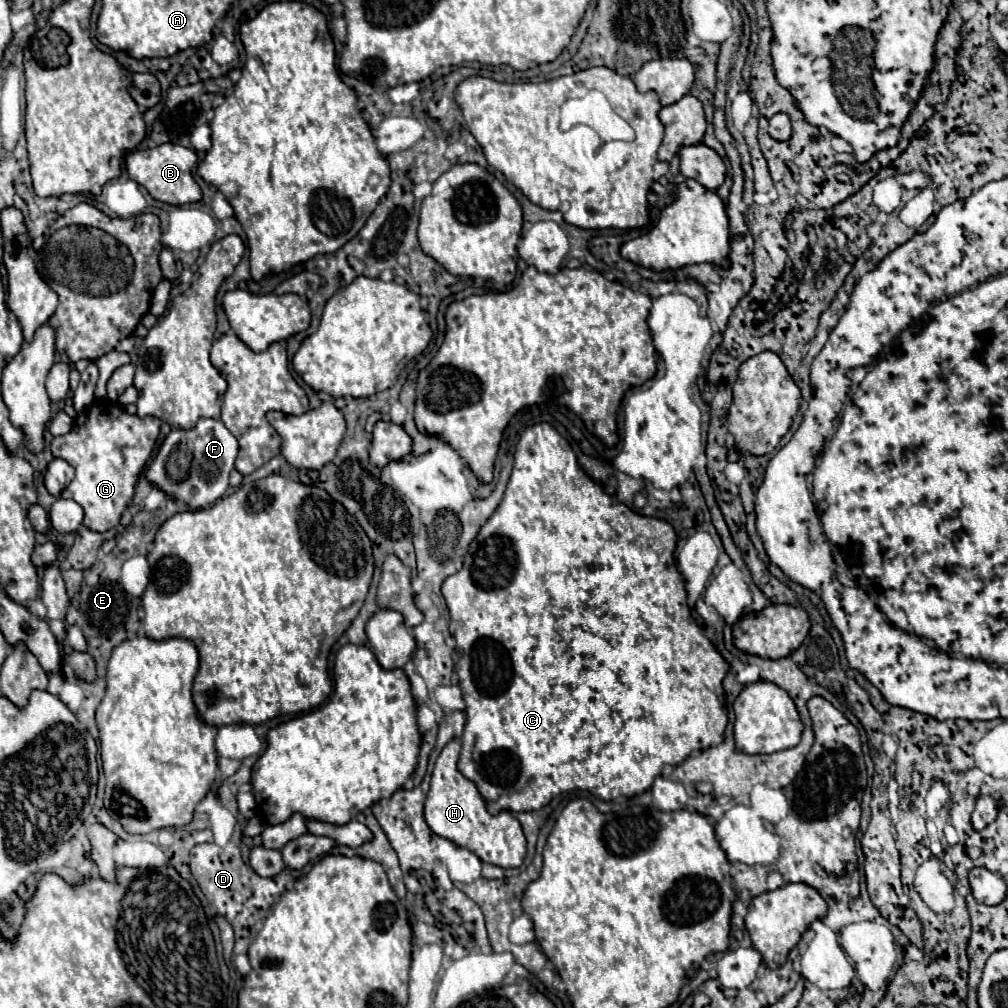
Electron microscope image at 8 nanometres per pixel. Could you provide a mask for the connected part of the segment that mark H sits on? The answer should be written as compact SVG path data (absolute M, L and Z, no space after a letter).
M452 740L444 746L444 750L440 752L436 764L434 764L434 770L432 770L432 778L430 778L430 790L428 790L428 796L426 796L426 806L424 806L424 818L428 822L428 826L442 838L448 838L450 842L462 846L462 848L468 848L470 852L474 852L482 862L488 862L488 864L494 864L494 866L500 866L500 868L516 868L524 862L524 856L526 856L526 838L524 838L524 832L520 828L520 822L516 822L516 818L510 814L510 812L500 812L496 816L488 814L486 806L484 806L484 800L478 792L478 788L458 772L456 764L458 764L458 756L460 756L460 742Z

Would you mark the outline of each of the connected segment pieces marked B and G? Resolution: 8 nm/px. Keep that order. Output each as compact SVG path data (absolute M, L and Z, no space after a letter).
M160 144L150 150L134 150L126 156L126 172L134 182L140 182L154 200L166 204L194 204L202 200L200 186L194 182L192 170L198 158L196 152L180 144Z
M96 400L82 414L74 418L70 434L52 440L52 454L74 466L74 480L62 490L62 498L72 498L84 508L84 526L94 532L106 532L120 522L122 512L128 508L134 486L142 468L146 466L156 438L160 434L160 420L154 416L138 418L108 400Z

